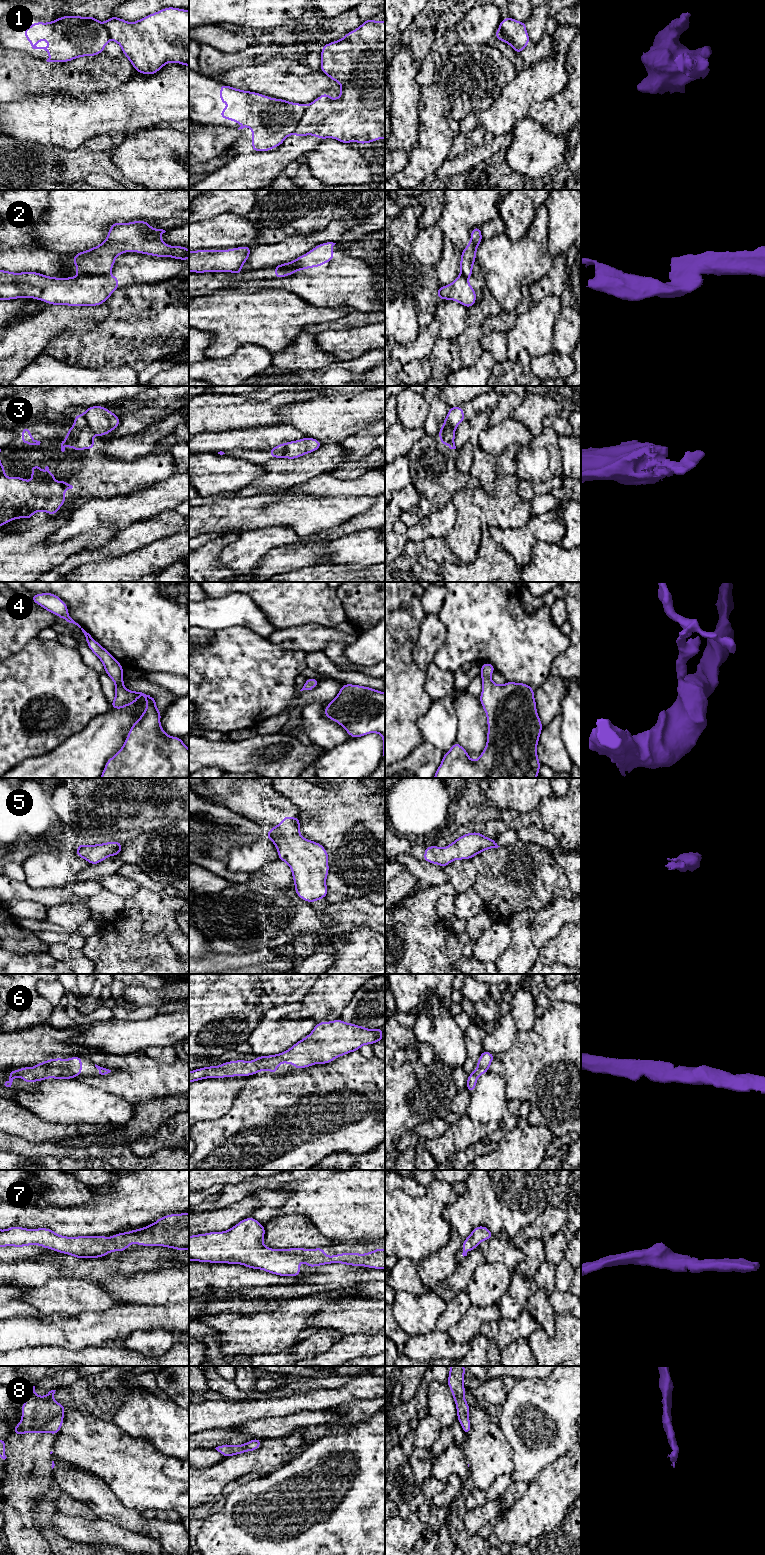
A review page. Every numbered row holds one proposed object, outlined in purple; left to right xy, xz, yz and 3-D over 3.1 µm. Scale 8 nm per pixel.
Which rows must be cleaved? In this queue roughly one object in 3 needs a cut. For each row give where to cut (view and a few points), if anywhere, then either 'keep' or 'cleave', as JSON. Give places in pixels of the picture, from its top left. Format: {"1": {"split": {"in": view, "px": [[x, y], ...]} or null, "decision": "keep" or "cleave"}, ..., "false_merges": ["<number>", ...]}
{"1": {"split": {"in": "xz", "px": [[307, 105], [293, 133]]}, "decision": "cleave"}, "2": {"split": {"in": "xy", "px": [[108, 273], [78, 276]]}, "decision": "cleave"}, "3": {"split": {"in": "xy", "px": [[81, 415], [94, 433]]}, "decision": "cleave"}, "4": {"split": null, "decision": "keep"}, "5": {"split": null, "decision": "keep"}, "6": {"split": null, "decision": "keep"}, "7": {"split": null, "decision": "keep"}, "8": {"split": null, "decision": "keep"}, "false_merges": ["1", "2", "3"]}

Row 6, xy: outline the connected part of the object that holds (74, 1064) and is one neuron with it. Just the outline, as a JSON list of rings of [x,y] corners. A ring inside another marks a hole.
[[[74,1056],[69,1059],[55,1058],[36,1064],[32,1068],[21,1067],[19,1070],[8,1071],[9,1079],[6,1087],[11,1087],[15,1077],[21,1077],[23,1082],[33,1083],[48,1078],[72,1079],[82,1073],[82,1058]]]

